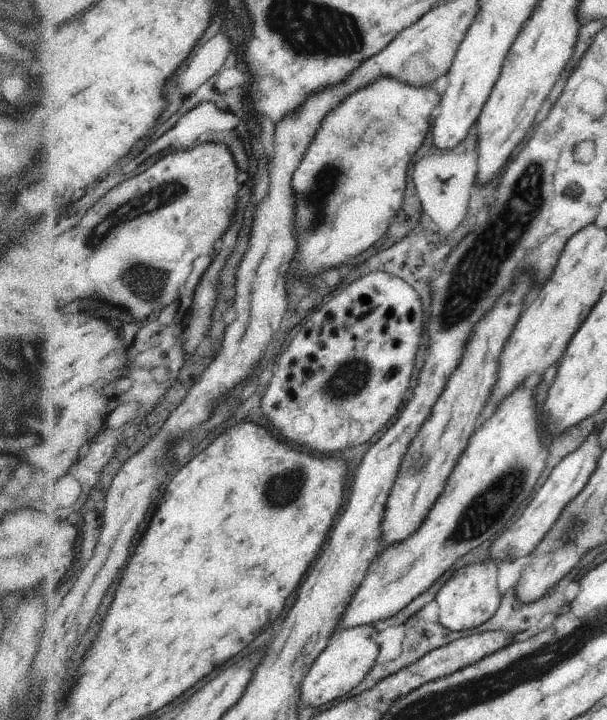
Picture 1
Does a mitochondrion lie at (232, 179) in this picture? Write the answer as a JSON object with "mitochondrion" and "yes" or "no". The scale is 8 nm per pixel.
{"mitochondrion":"no"}

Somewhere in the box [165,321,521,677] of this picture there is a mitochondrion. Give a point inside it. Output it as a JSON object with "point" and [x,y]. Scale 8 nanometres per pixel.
{"point":[278,493]}

